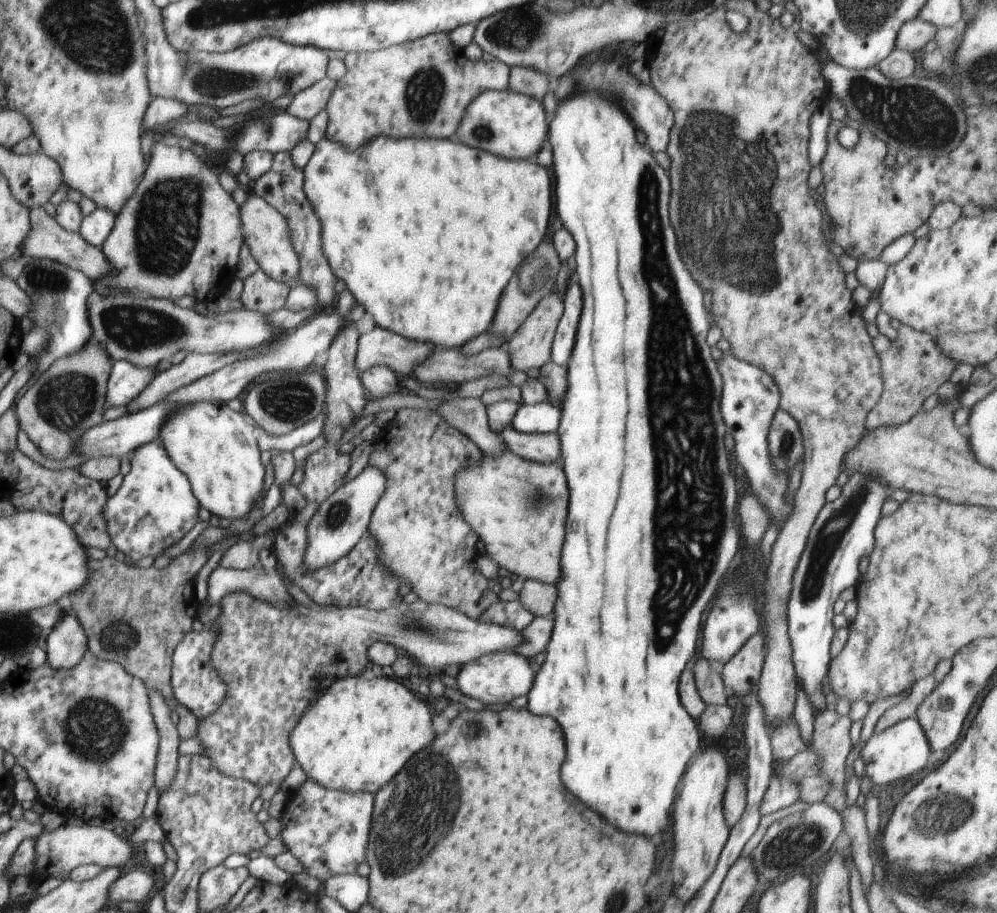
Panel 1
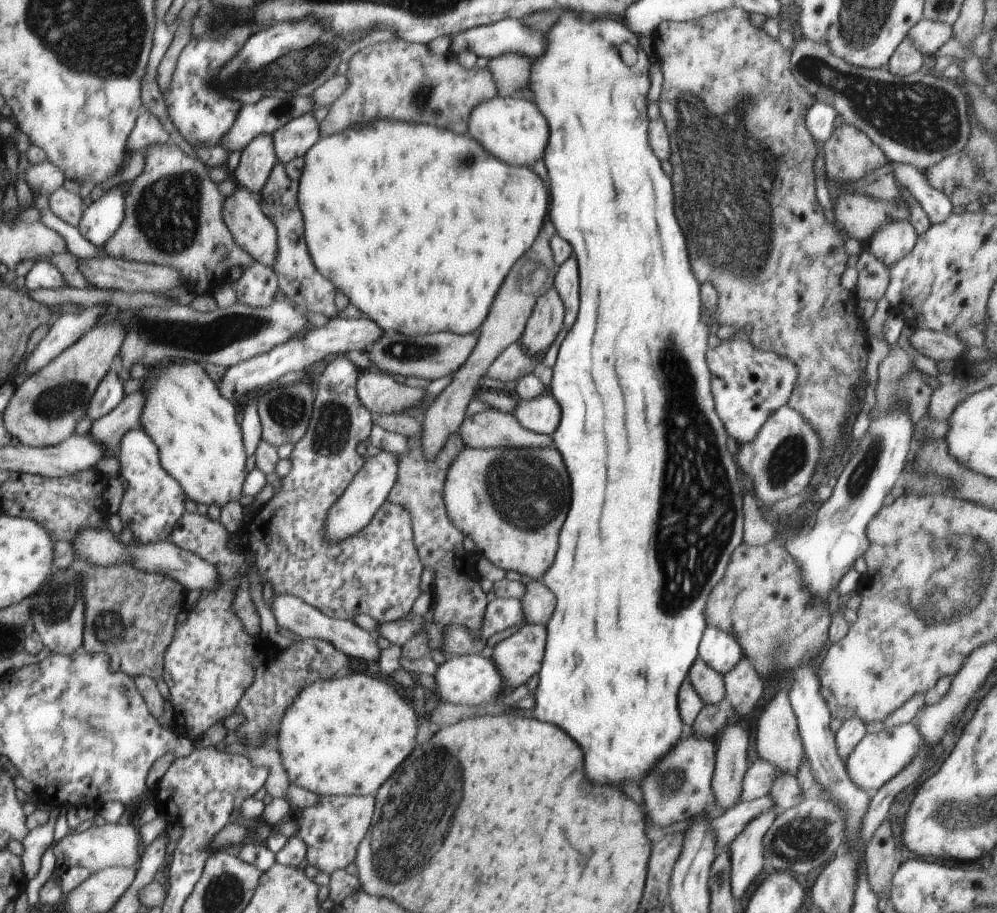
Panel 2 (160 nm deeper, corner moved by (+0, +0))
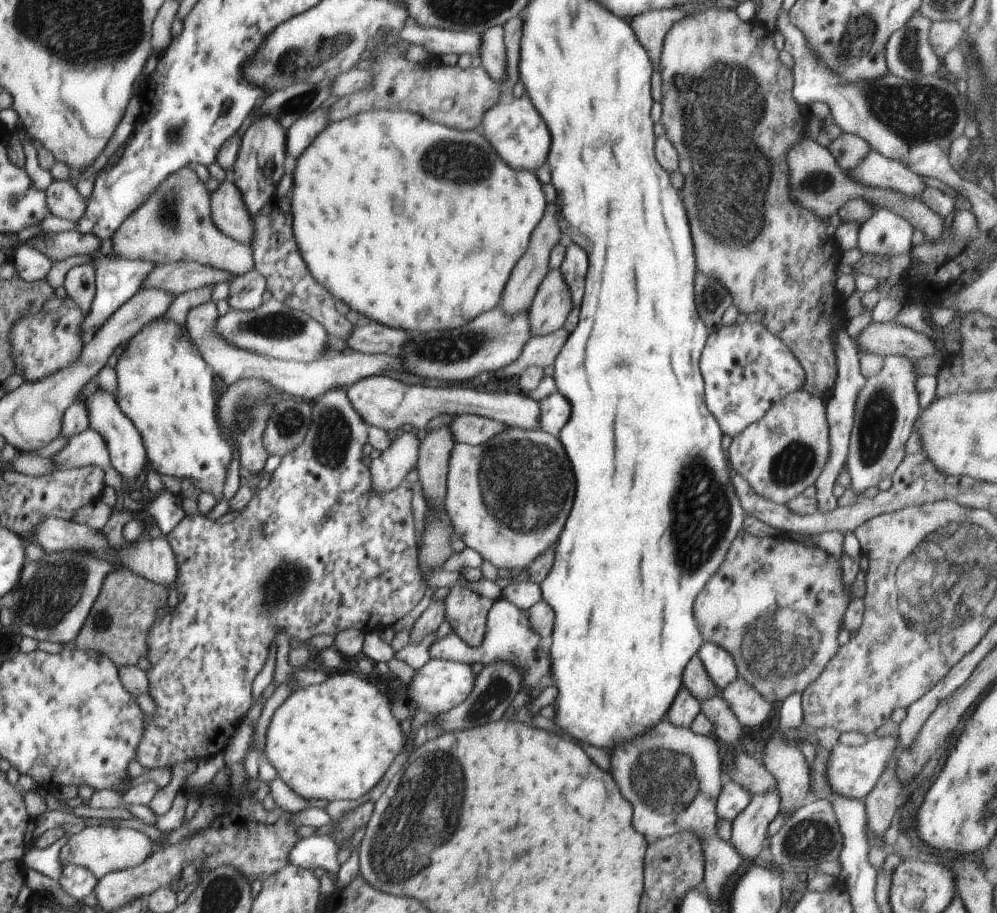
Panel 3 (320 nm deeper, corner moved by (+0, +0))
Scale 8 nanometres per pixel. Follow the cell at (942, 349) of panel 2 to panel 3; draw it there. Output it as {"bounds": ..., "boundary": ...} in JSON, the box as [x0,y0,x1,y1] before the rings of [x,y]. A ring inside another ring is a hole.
{"bounds":[855,321,936,361],"boundary":[[[874,321],[864,328],[855,340],[858,349],[870,355],[905,356],[912,361],[932,357],[936,348],[932,339],[926,334],[896,324],[896,321],[876,323]]]}

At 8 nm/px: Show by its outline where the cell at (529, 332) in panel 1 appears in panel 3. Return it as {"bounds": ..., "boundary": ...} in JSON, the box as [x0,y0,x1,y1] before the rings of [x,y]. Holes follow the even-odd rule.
{"bounds":[528,269,572,337],"boundary":[[[549,269],[528,310],[533,336],[541,337],[560,330],[572,307],[571,292],[561,270]]]}

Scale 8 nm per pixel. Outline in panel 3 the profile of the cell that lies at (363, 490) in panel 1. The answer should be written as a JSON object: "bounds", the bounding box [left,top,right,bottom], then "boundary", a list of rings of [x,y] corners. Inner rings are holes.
{"bounds":[369,429,421,494],"boundary":[[[404,429],[380,456],[372,459],[369,469],[377,494],[398,490],[405,482],[406,474],[417,466],[421,442],[414,430]]]}

